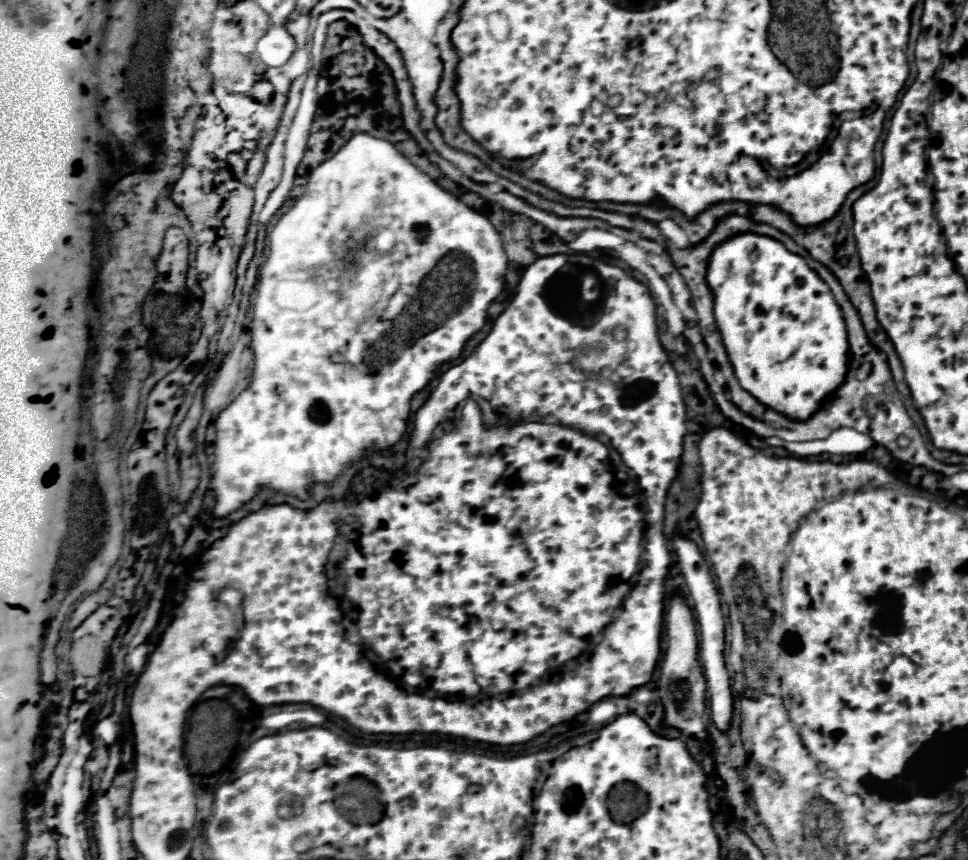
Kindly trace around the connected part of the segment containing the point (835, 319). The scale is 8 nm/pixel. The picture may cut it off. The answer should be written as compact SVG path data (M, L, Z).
M741 234L715 248L707 284L715 296L715 322L739 384L791 420L805 422L819 412L845 382L851 352L841 308L817 272L781 242Z

